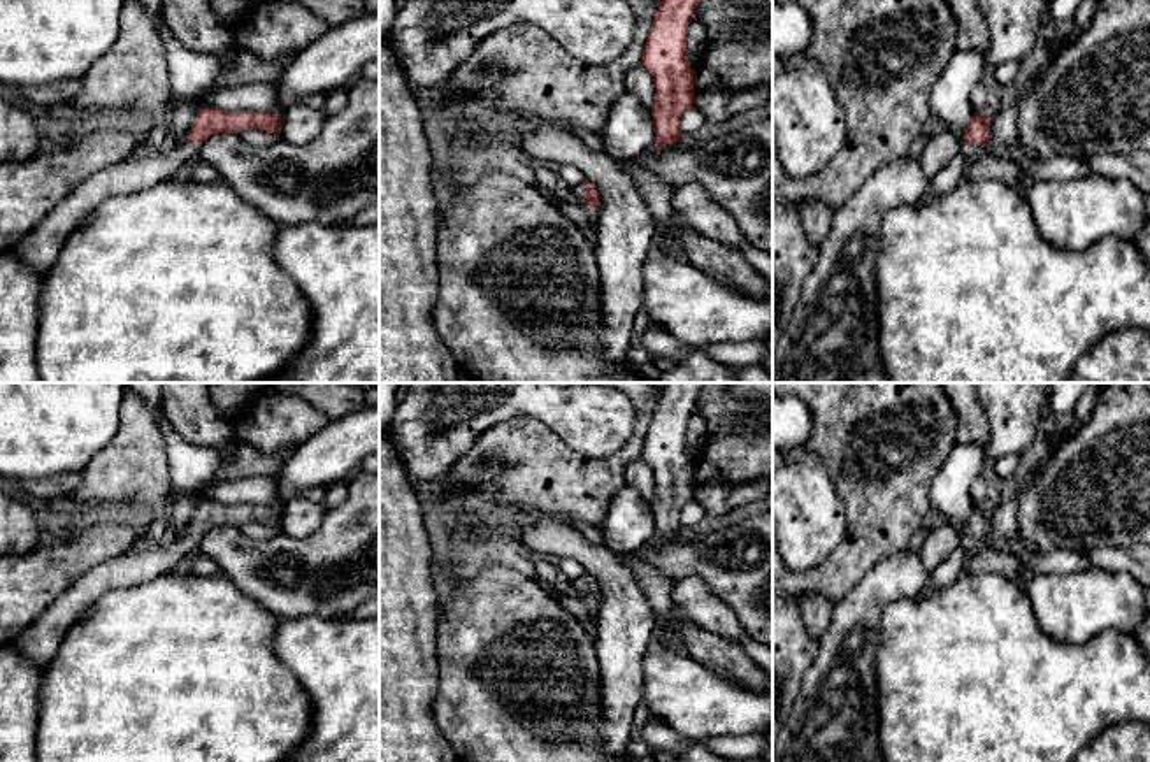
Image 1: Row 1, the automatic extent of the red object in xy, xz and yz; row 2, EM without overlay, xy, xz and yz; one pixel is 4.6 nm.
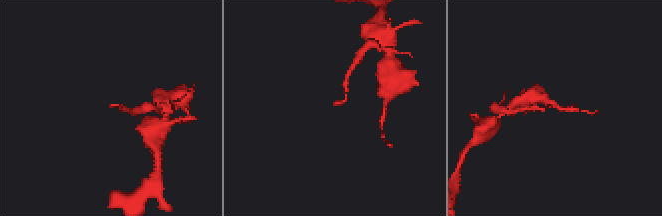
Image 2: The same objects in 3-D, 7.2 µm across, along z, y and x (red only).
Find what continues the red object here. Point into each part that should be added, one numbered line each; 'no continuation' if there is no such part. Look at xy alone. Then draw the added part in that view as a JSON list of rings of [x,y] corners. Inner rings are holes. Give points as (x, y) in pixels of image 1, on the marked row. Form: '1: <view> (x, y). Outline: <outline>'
1: xy (39, 248). Outline: [[[190,140],[163,149],[147,151],[111,165],[86,181],[44,216],[44,219],[28,232],[11,255],[37,270],[46,272],[54,265],[67,237],[79,228],[88,216],[109,197],[128,195],[147,190],[158,183],[186,174],[198,153],[198,144]]]

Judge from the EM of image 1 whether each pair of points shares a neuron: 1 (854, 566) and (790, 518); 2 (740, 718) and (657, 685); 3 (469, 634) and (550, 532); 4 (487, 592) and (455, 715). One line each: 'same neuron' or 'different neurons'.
1: different neurons
2: same neuron
3: different neurons
4: same neuron

